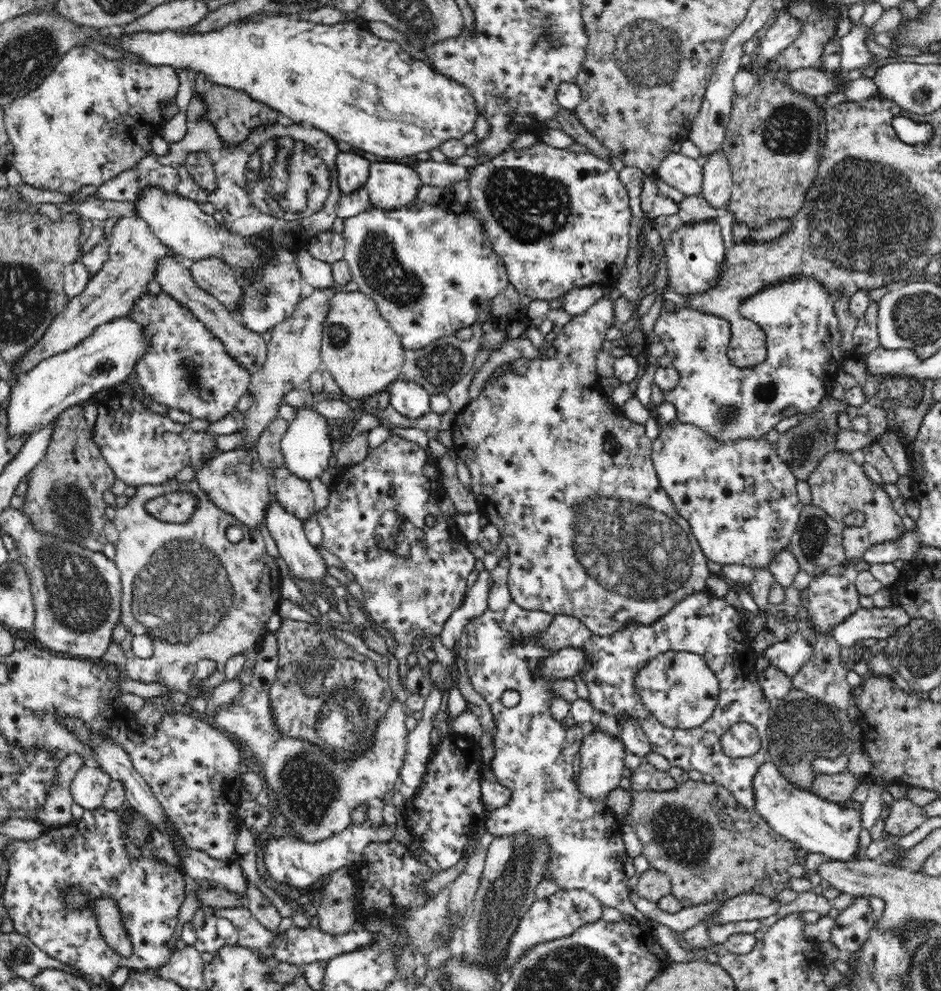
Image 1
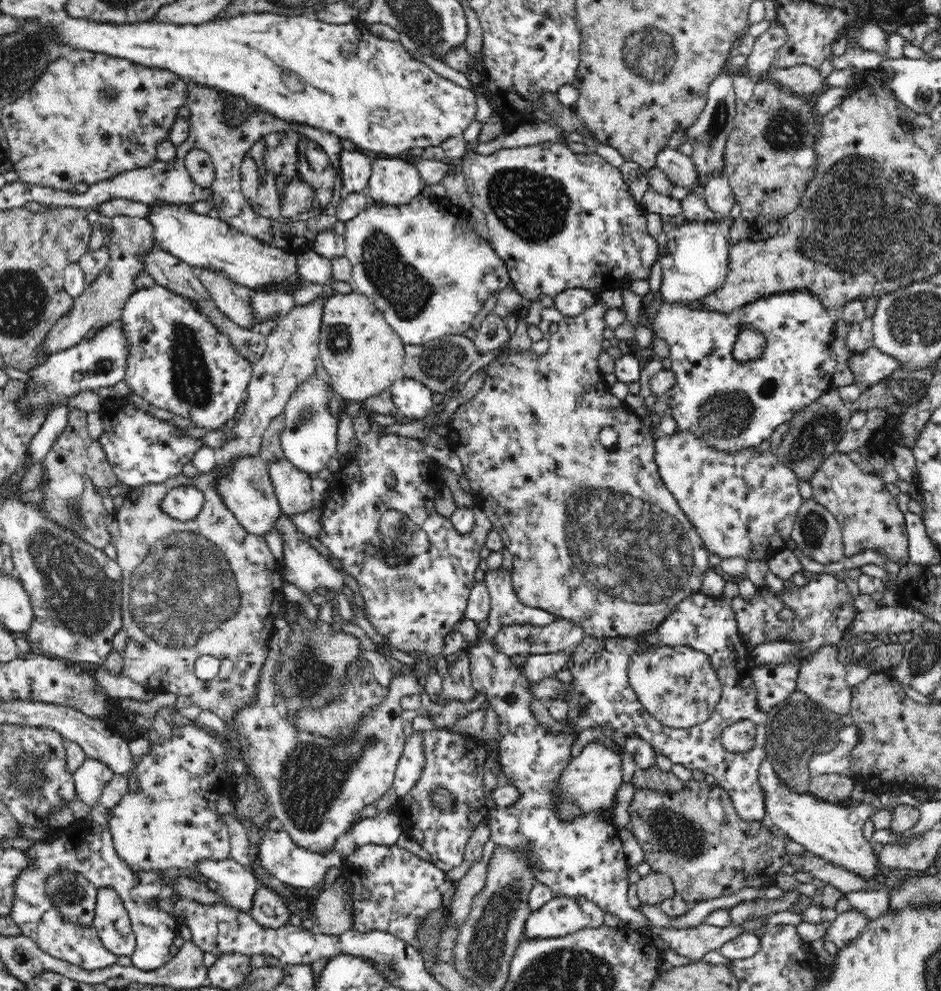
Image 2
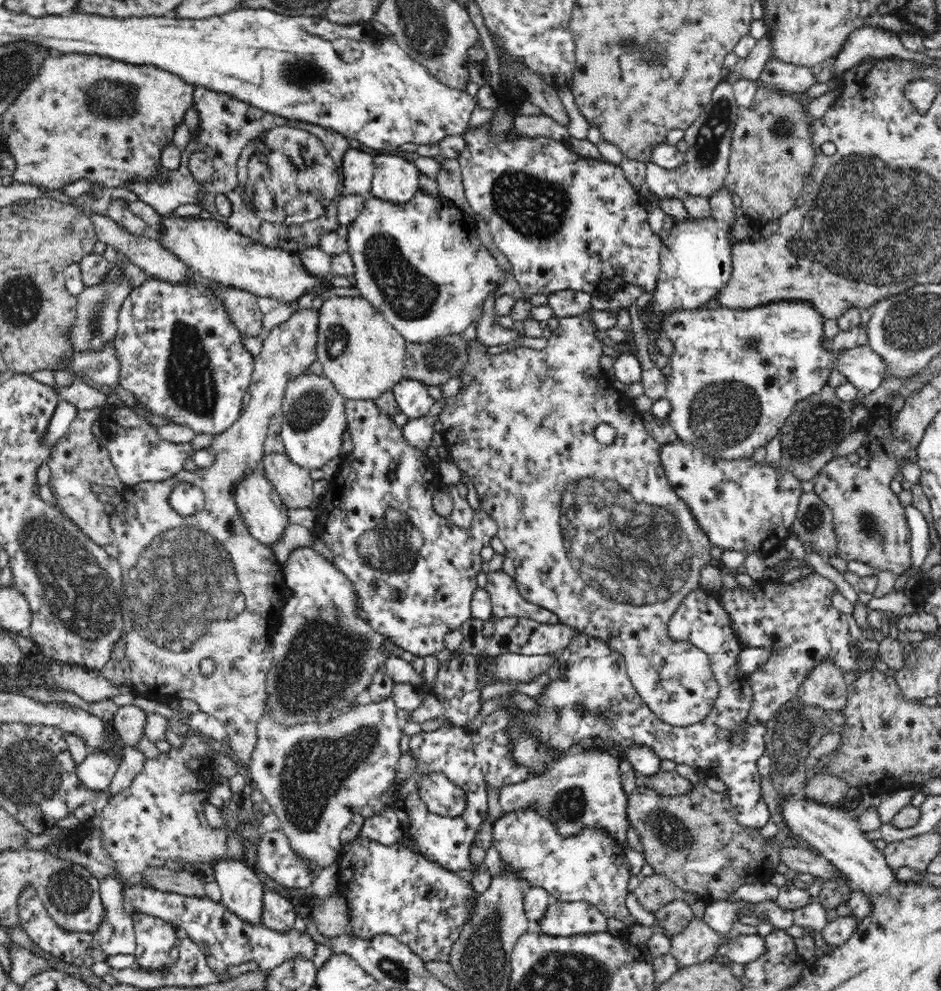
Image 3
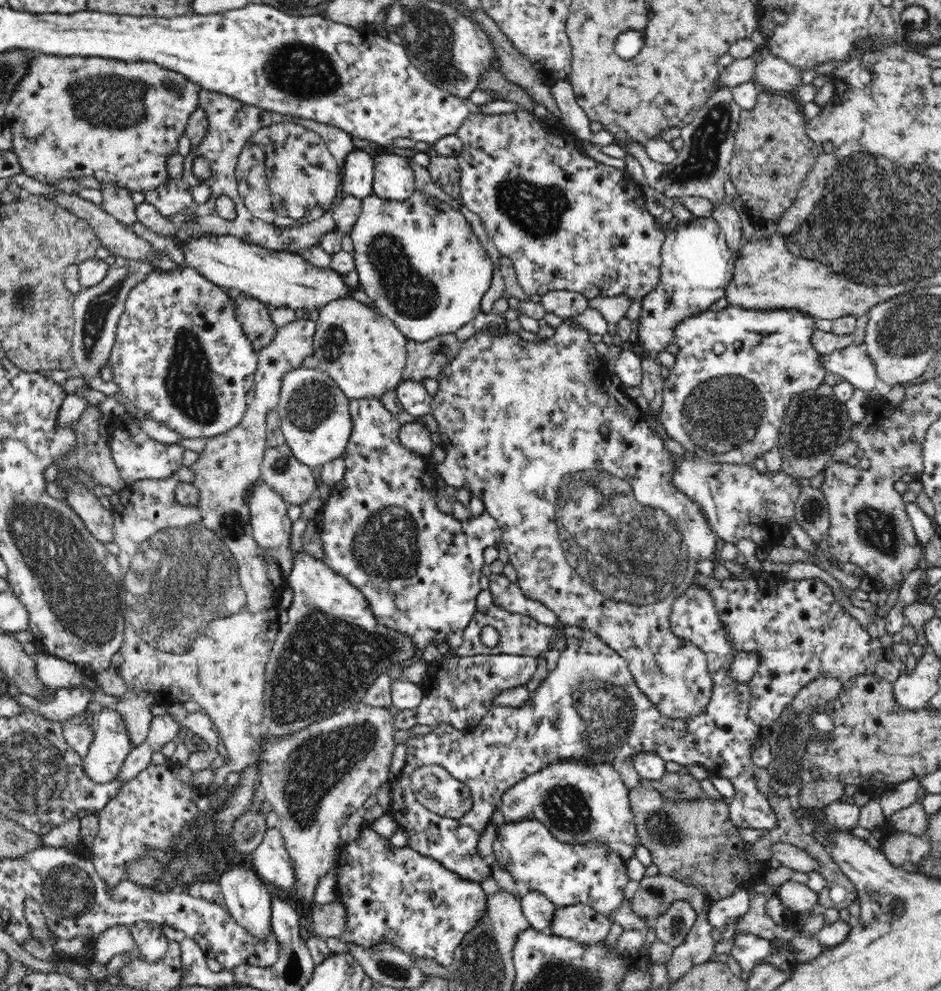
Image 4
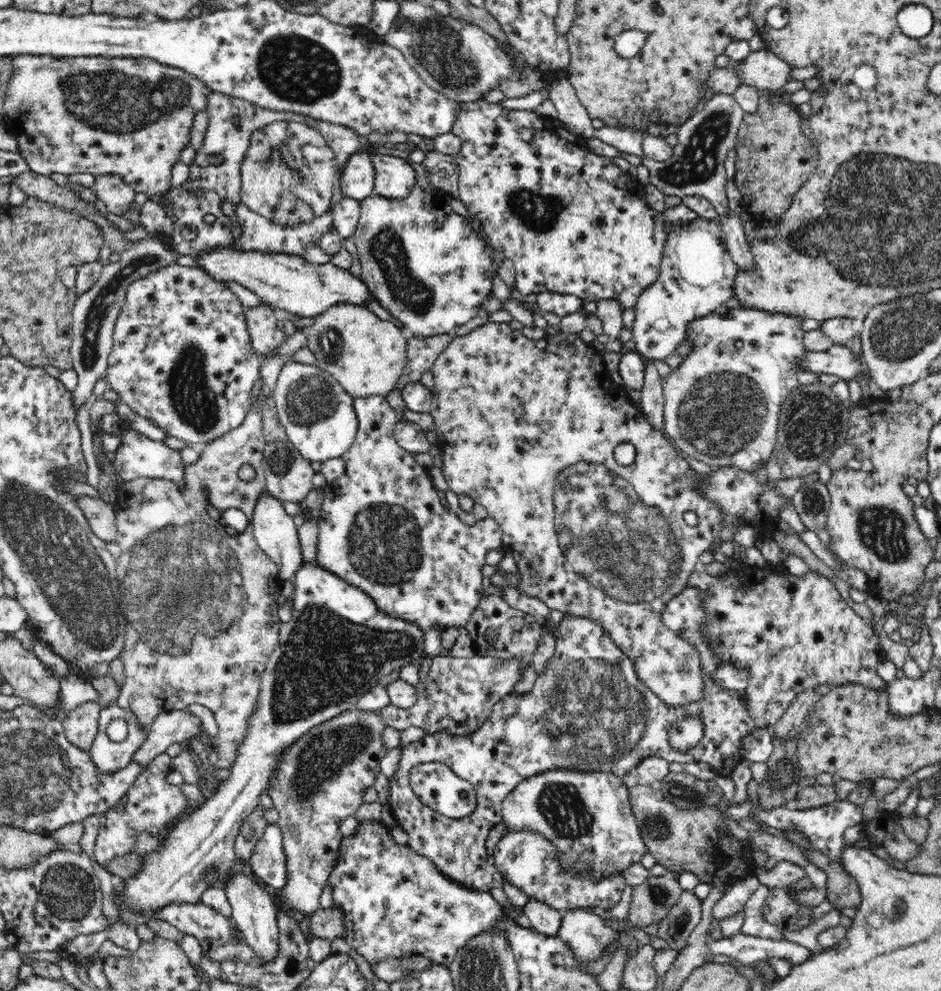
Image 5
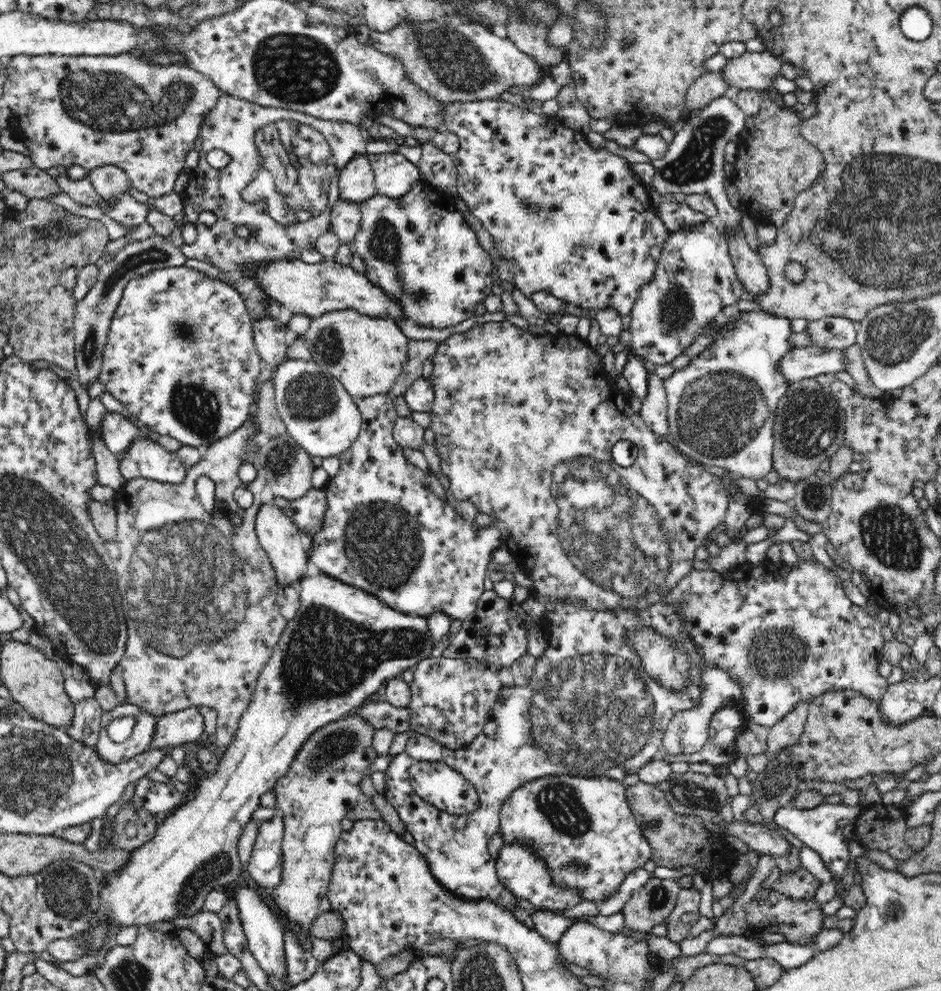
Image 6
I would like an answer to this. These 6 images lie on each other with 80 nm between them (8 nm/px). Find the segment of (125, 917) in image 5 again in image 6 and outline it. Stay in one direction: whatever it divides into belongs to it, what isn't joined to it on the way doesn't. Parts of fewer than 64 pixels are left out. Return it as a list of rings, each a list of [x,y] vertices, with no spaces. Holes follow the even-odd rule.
[[[198,910],[194,914],[178,914],[171,922],[177,930],[190,929],[202,939],[206,951],[211,954],[223,955],[228,953],[224,944],[223,926],[224,923],[218,914],[206,910]]]

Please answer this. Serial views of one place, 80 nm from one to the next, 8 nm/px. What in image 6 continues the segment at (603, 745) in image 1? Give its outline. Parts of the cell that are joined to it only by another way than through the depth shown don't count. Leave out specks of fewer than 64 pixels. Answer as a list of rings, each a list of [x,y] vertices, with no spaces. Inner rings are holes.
[[[551,775],[544,776],[543,778],[532,780],[531,782],[525,783],[522,786],[518,786],[514,790],[510,797],[504,802],[501,807],[501,833],[505,842],[514,842],[519,840],[524,844],[529,844],[537,855],[550,867],[552,871],[552,877],[554,877],[554,883],[560,885],[560,887],[573,888],[579,890],[585,900],[592,900],[592,902],[600,903],[604,901],[604,898],[608,894],[614,895],[616,888],[622,885],[622,882],[626,879],[626,876],[633,872],[636,868],[643,868],[647,860],[650,860],[652,856],[652,847],[648,844],[645,836],[642,834],[642,829],[638,826],[637,820],[633,816],[632,810],[630,809],[627,797],[626,797],[626,786],[618,780],[614,780],[610,777],[592,777],[592,776],[570,776],[570,775]]]

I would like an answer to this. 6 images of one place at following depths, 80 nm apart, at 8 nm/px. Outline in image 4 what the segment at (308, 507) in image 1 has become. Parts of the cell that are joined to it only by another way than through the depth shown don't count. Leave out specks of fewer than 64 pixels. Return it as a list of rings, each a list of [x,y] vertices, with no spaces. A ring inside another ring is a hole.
[[[267,447],[261,462],[261,479],[266,481],[287,505],[302,506],[317,488],[312,469],[294,457],[290,447]]]

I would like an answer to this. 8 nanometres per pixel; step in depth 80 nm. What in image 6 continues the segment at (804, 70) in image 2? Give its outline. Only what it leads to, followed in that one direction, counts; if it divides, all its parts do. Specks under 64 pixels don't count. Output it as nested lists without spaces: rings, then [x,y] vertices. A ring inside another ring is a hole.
[[[769,51],[746,52],[744,56],[730,59],[721,70],[724,80],[732,84],[735,90],[752,88],[757,91],[773,88],[784,61]]]

